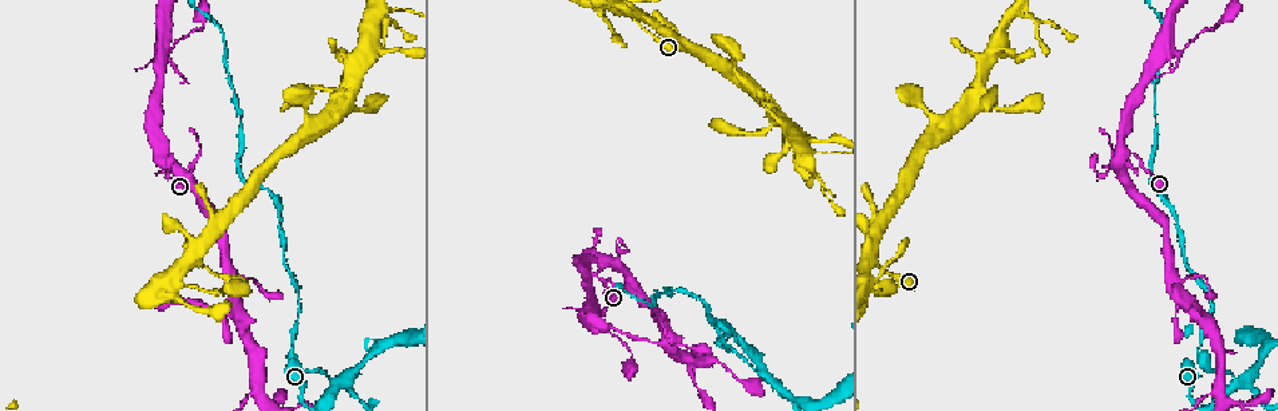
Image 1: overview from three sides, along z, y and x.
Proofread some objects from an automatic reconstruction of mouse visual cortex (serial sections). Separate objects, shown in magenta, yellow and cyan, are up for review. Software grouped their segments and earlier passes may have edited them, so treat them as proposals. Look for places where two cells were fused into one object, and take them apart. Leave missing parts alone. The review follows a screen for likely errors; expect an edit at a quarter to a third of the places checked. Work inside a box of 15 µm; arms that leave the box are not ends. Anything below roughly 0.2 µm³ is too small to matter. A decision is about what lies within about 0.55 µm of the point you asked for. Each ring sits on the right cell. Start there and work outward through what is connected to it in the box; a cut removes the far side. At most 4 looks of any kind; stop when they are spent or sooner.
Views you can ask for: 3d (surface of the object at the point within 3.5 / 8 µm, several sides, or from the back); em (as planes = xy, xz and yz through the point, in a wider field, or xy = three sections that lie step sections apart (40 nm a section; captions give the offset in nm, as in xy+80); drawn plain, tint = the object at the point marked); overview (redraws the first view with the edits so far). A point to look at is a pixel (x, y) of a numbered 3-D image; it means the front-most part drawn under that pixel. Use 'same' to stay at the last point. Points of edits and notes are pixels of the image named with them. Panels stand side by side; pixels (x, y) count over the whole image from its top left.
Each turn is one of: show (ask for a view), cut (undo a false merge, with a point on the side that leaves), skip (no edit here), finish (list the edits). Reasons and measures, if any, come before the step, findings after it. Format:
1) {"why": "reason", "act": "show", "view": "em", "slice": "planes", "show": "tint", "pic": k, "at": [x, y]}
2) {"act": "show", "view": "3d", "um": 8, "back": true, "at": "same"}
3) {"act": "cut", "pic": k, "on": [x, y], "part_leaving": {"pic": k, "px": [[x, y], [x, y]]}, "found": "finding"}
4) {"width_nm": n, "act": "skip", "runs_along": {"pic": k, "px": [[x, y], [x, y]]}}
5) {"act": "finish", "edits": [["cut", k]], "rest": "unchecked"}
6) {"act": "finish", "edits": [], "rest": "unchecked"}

{"why": "abrupt turn", "act": "show", "view": "3d", "um": 8, "pic": 1, "at": [673, 340]}

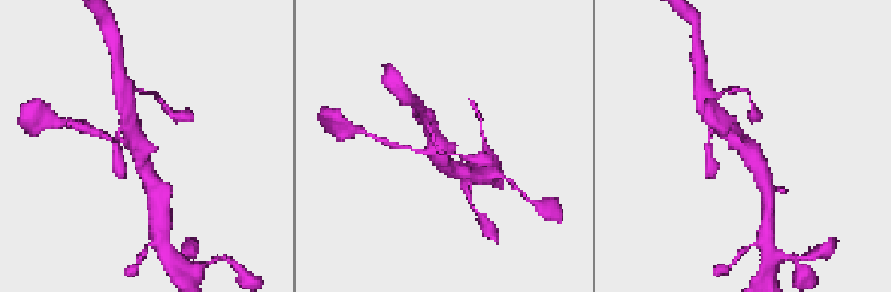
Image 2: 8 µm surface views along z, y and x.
{"arms": 3, "arm_widths_nm": [150, 300, 400], "why": "need the tissue", "act": "show", "view": "em", "slice": "xy", "step": 1, "show": "tint", "pic": 2, "at": [442, 145]}

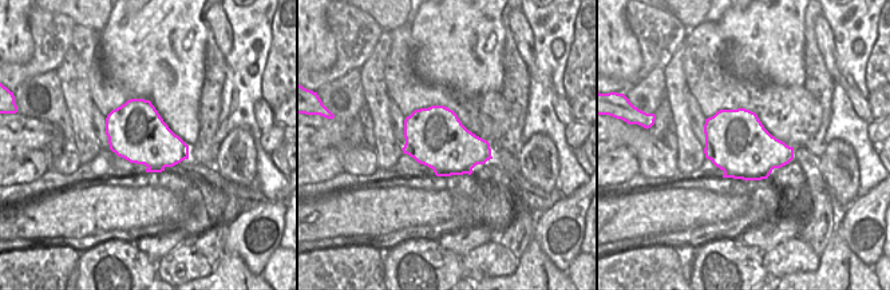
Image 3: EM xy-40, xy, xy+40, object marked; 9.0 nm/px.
{"act": "skip", "runs_along": {"pic": 2, "px": [[717, 113], [761, 173]]}, "found": "one cell here"}

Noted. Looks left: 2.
{"why": "sharp bend", "act": "show", "view": "3d", "um": 3.5, "pic": 1, "at": [335, 384]}

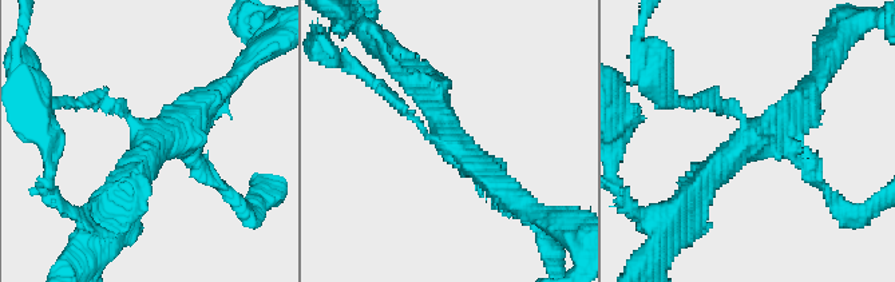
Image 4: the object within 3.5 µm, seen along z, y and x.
{"arms": 3, "arm_widths_nm": [100, 350, 350], "act": "show", "view": "em", "slice": "planes", "show": "tint", "pic": 4, "at": [144, 144]}

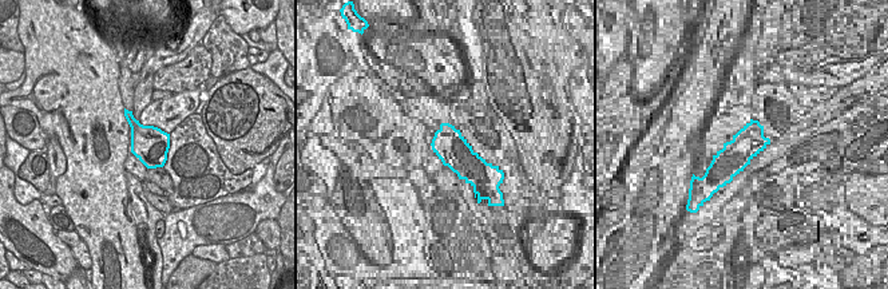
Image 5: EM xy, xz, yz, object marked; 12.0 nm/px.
{"act": "cut", "pic": 4, "on": [395, 102], "found": "a second cell is stuck on"}

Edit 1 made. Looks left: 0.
{"act": "finish", "edits": [["cut", 4]], "rest": "unchecked"}

